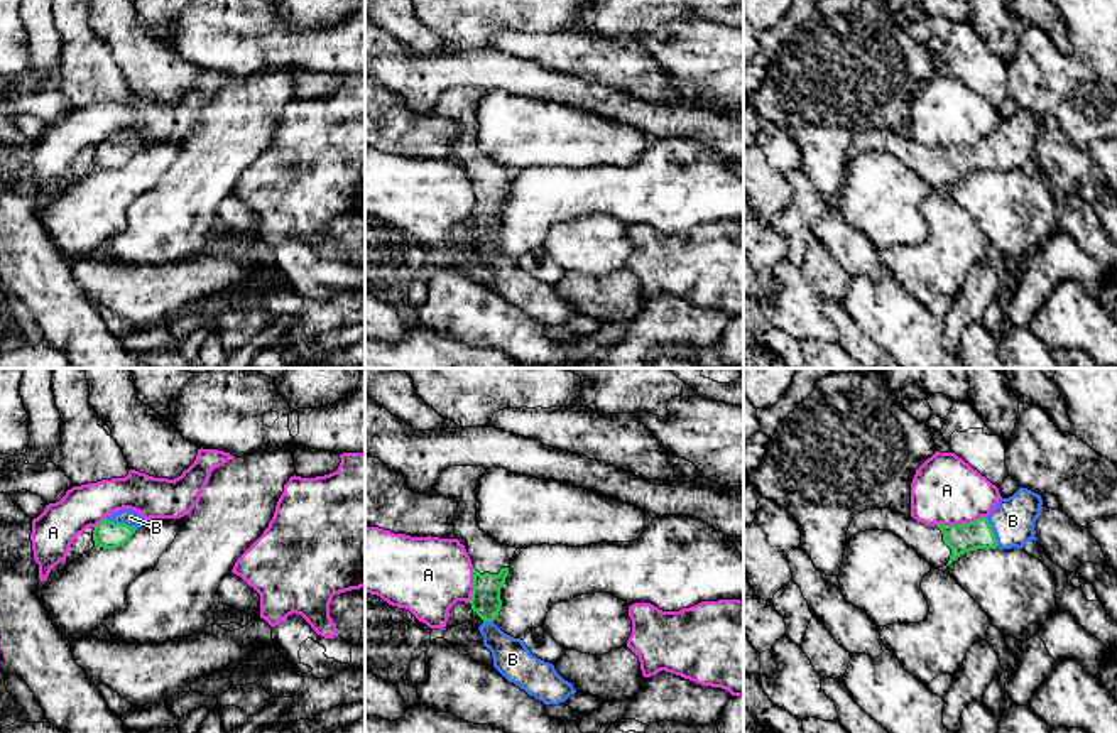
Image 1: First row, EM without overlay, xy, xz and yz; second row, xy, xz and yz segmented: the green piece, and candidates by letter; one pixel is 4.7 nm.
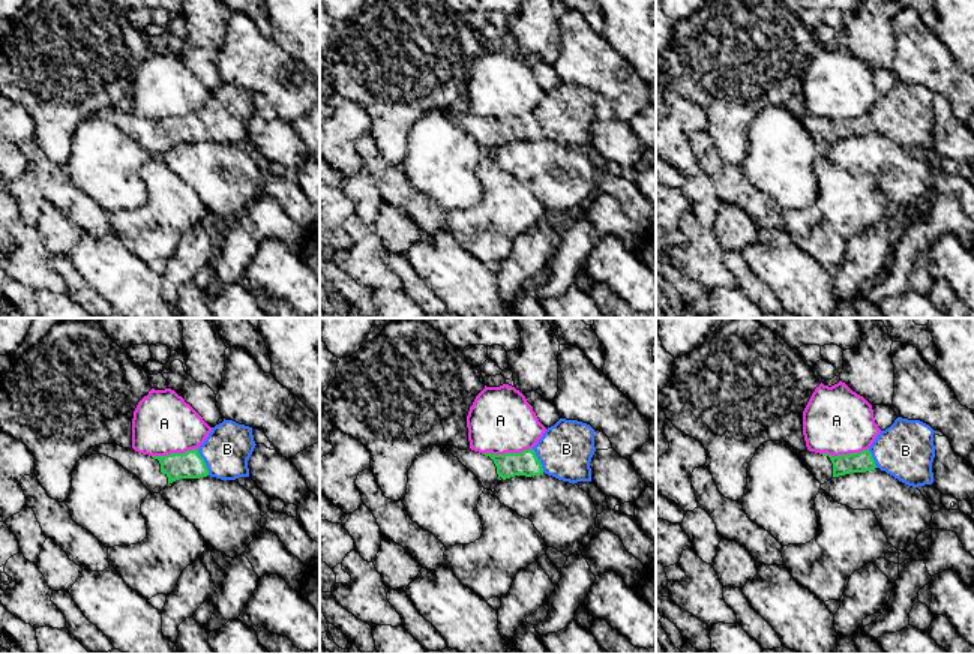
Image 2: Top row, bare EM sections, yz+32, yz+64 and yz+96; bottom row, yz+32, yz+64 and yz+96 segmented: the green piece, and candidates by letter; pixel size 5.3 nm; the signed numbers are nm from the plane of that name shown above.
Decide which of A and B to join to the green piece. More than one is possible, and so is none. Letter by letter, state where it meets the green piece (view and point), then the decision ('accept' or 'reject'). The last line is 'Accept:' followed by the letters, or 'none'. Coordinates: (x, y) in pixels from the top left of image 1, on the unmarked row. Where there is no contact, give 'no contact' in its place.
A: meets green in yz at (960, 146); reject
B: meets green in xy at (120, 146); accept
Accept: B

